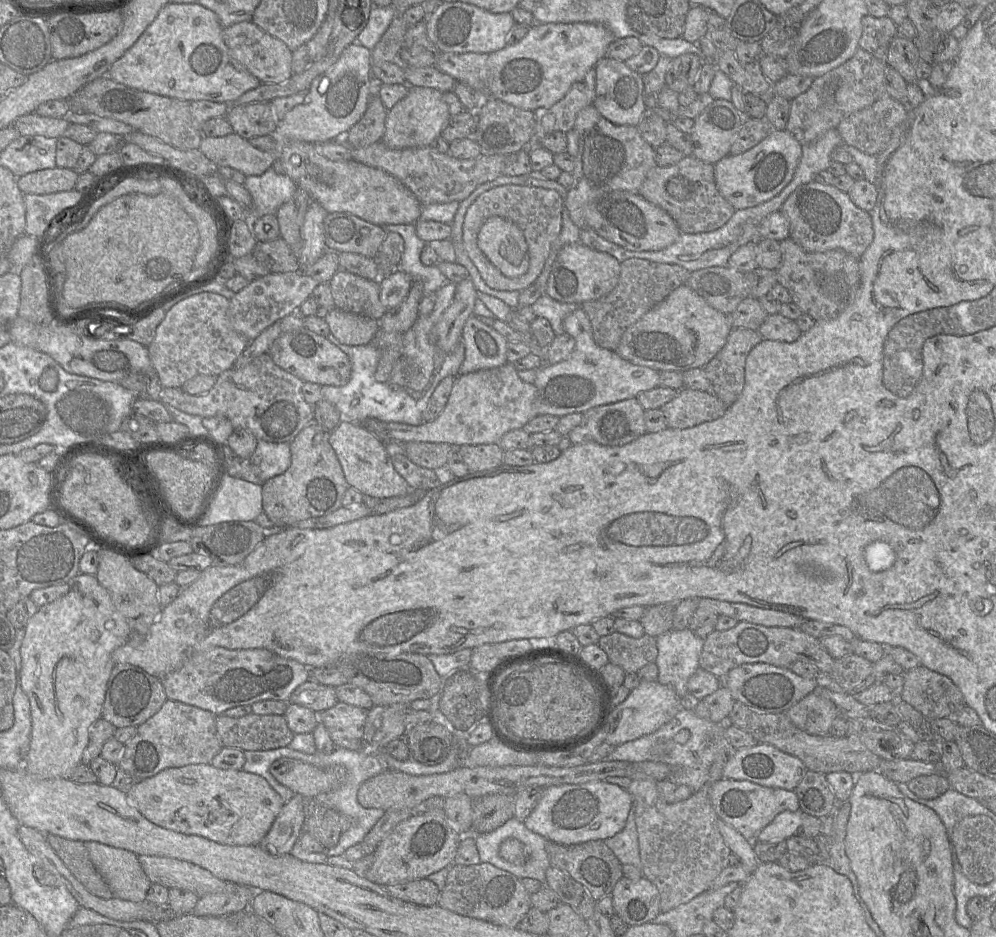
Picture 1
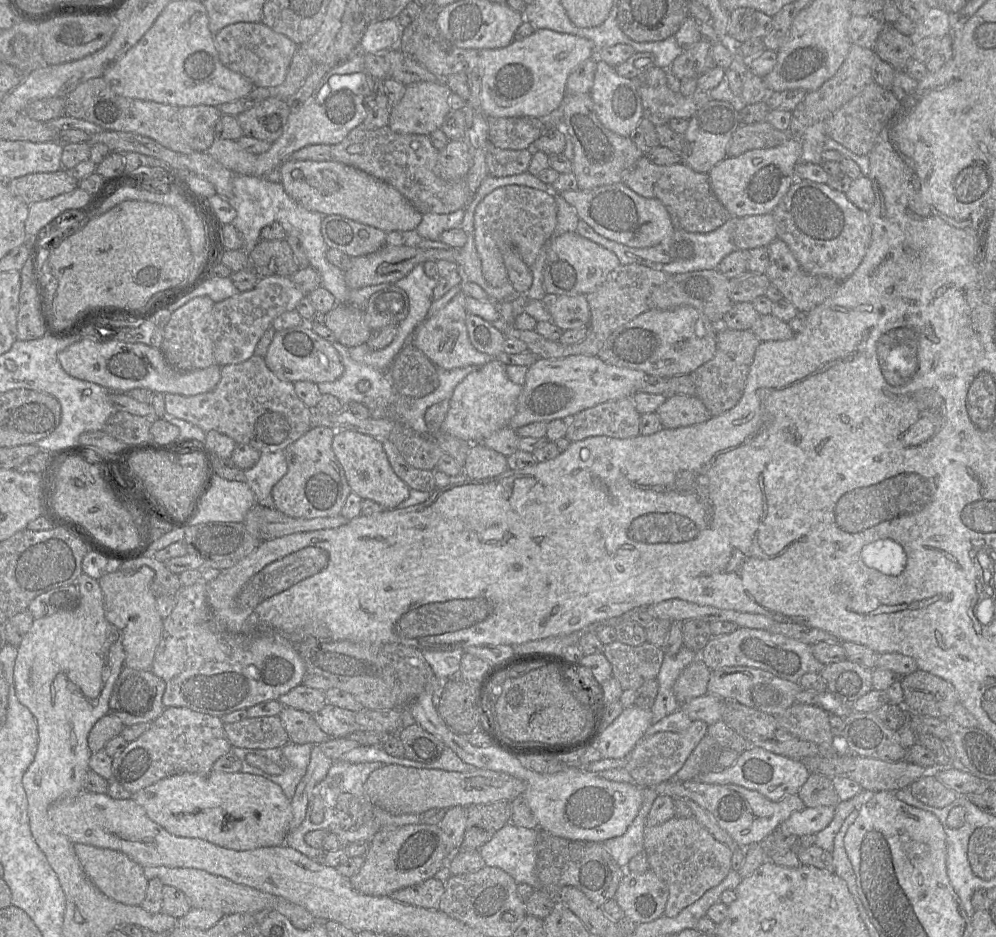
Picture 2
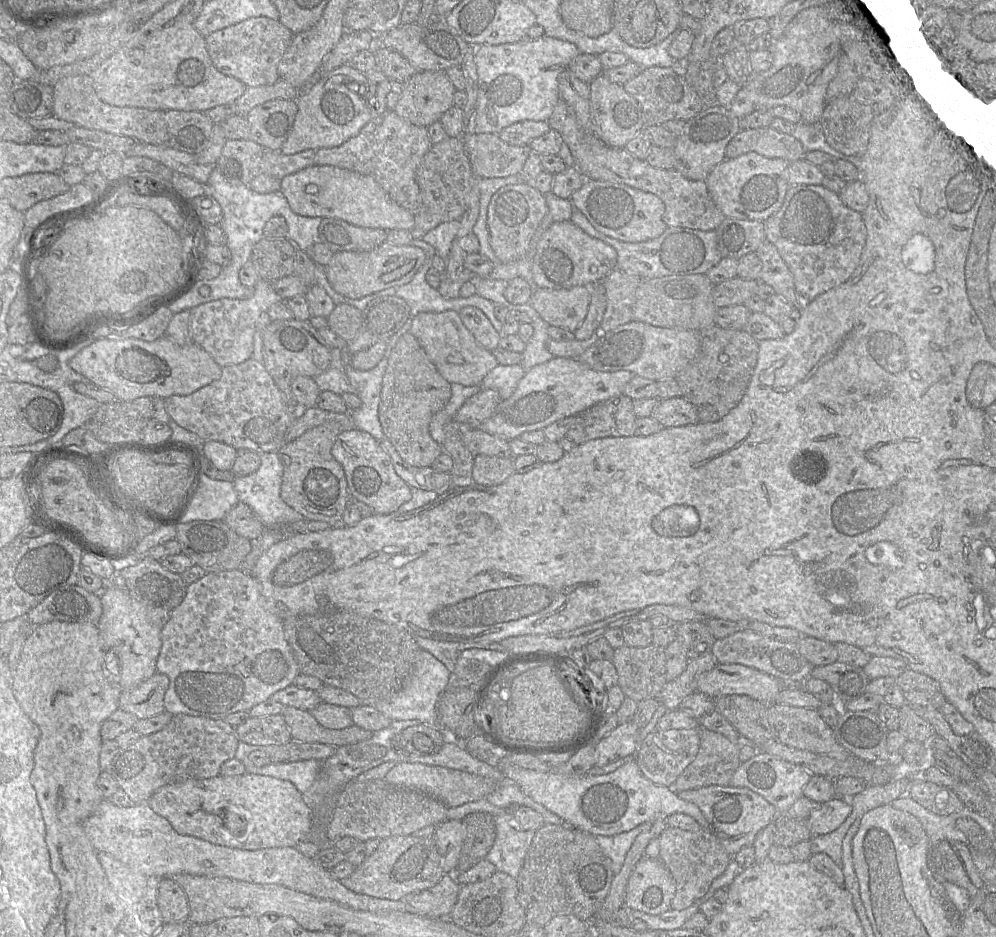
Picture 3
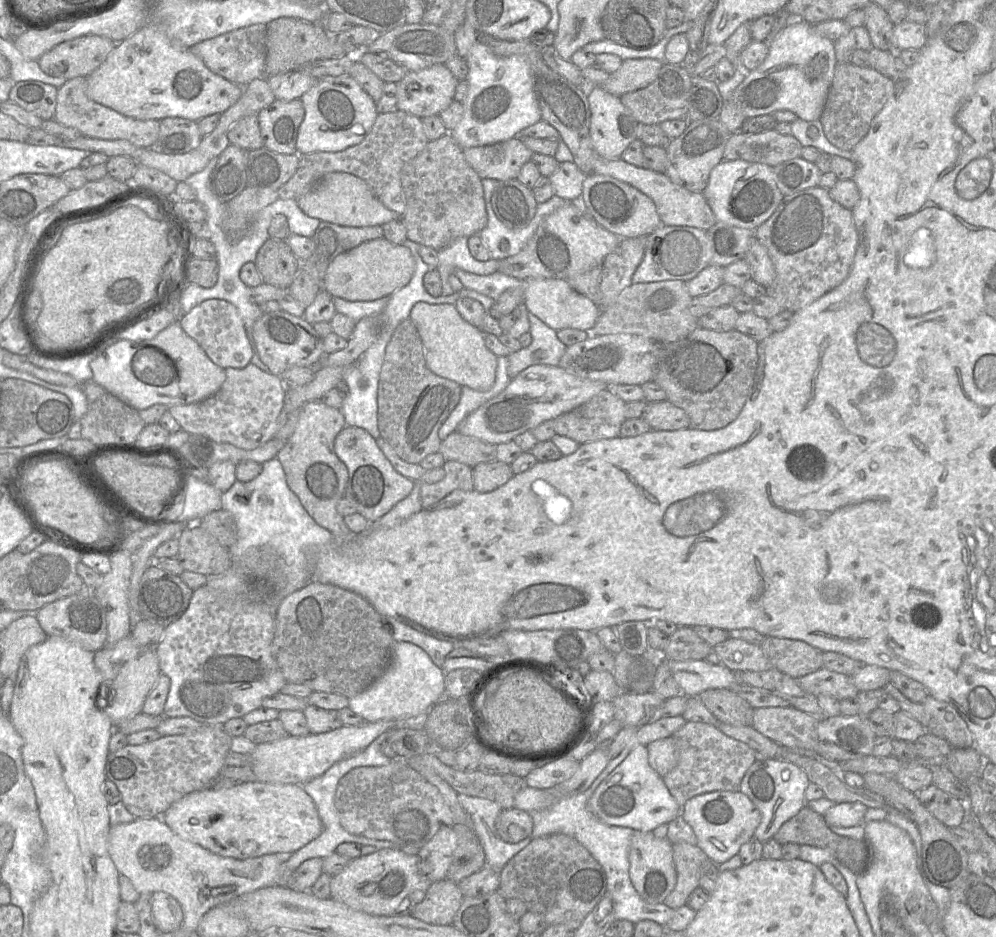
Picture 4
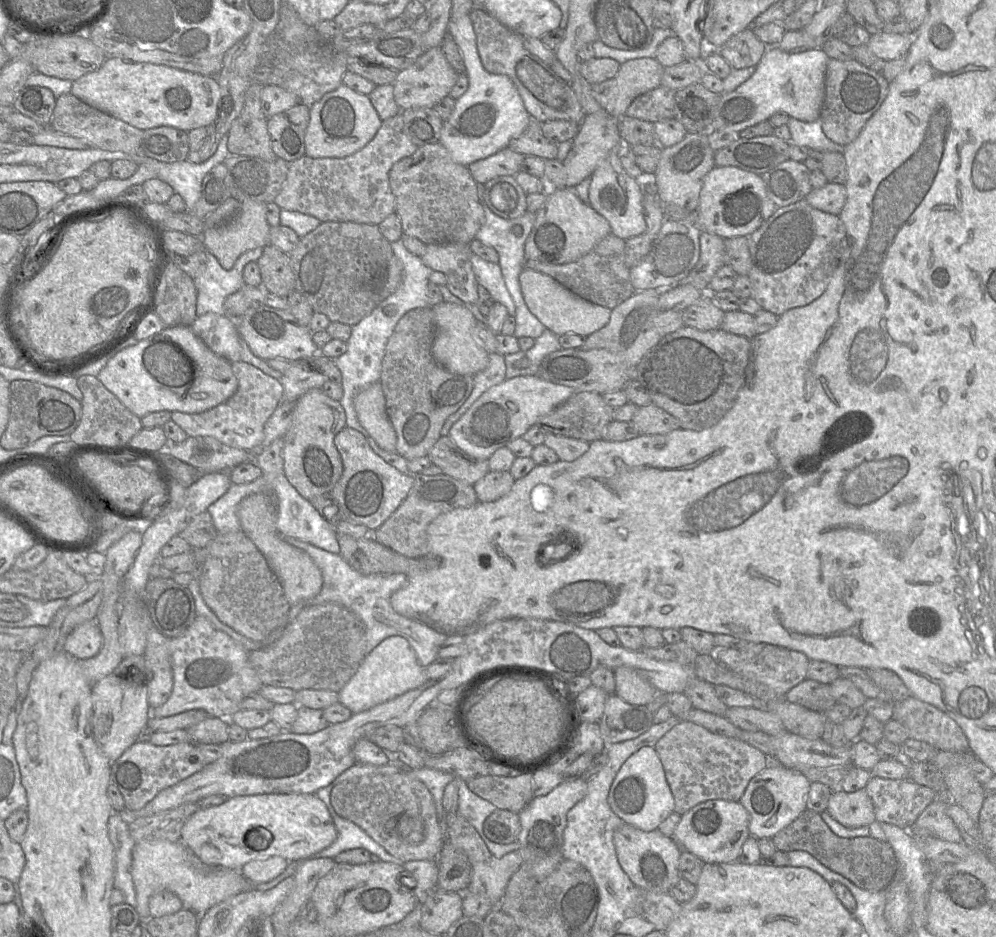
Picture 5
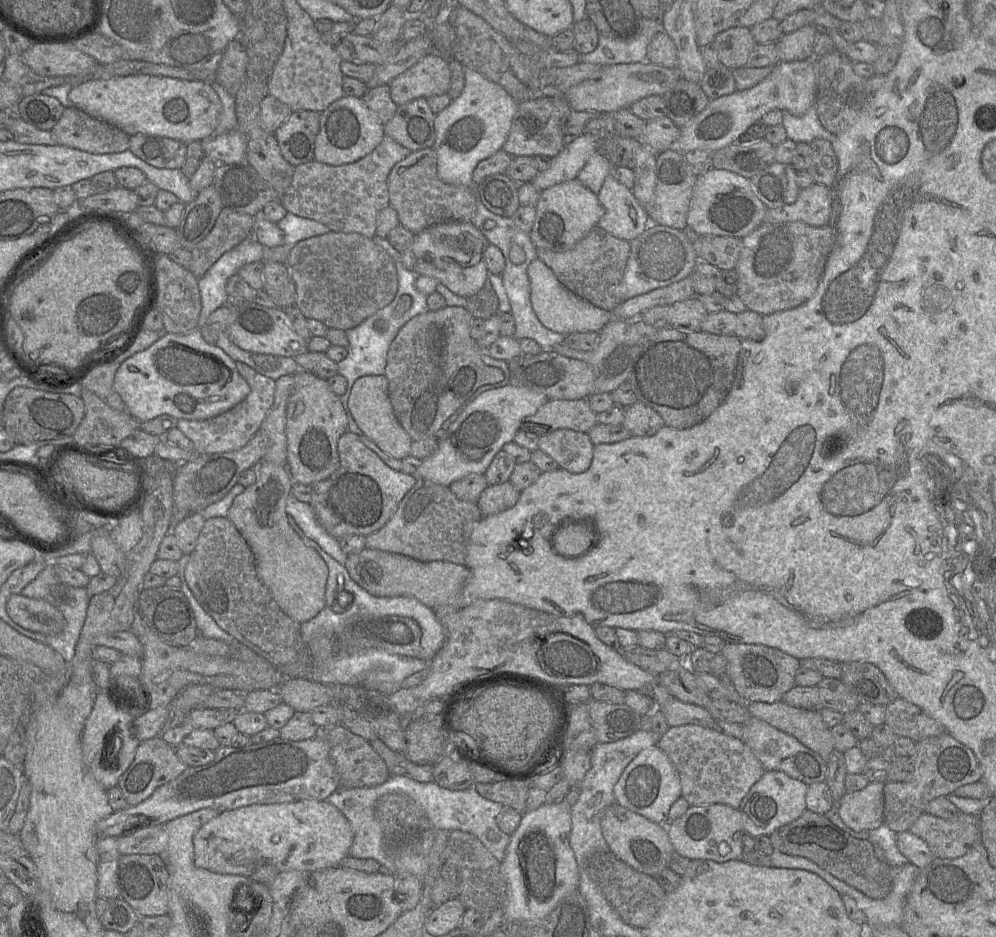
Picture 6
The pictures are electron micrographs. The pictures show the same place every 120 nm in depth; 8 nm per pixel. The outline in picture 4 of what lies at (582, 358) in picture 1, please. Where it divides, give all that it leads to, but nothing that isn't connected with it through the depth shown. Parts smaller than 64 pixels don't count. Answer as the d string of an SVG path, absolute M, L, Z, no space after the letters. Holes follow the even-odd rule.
M533 278L522 281L524 304L528 311L552 329L558 331L573 328L590 332L595 326L601 313L600 308L589 298L575 291L567 280ZM559 365L529 366L511 379L500 394L470 413L457 430L462 434L498 445L577 408L608 388L604 382L577 377Z

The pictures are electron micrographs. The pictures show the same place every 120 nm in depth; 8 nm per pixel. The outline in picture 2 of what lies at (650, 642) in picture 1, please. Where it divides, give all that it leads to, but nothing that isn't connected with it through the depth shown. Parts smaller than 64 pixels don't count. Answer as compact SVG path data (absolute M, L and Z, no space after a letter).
M616 640L604 645L603 654L624 691L638 690L646 681L657 678L665 652L648 641L631 646Z

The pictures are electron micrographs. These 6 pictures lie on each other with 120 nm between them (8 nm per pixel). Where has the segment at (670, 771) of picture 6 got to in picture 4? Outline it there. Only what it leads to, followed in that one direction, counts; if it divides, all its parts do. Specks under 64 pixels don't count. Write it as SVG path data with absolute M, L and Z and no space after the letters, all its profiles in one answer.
M638 745L602 781L587 802L587 809L601 822L611 826L650 832L661 824L682 817L682 808L661 777L649 764L646 746Z

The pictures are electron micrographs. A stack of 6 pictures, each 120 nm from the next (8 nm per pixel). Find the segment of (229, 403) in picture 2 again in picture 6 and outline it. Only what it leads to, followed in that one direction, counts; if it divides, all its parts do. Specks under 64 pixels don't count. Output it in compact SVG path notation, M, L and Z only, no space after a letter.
M235 362L238 372L250 386L250 393L246 398L231 409L208 419L178 419L177 428L193 442L197 455L231 452L244 447L260 429L274 403L275 380L258 373L244 362Z

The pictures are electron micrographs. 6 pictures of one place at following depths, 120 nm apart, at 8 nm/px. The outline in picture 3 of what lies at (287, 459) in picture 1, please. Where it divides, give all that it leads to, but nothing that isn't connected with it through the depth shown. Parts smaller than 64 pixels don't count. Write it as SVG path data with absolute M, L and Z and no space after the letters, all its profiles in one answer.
M266 452L261 454L261 465L255 472L246 476L236 476L233 481L239 501L248 504L267 527L259 538L250 540L252 541L252 549L240 567L241 570L249 574L252 573L256 561L263 553L275 542L290 535L287 530L280 530L279 526L304 519L300 513L287 505L280 496L283 473L283 464L278 452Z

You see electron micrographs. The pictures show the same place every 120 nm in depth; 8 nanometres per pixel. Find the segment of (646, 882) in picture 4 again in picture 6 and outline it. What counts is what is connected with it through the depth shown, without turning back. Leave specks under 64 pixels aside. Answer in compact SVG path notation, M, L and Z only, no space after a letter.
M616 802L603 811L600 825L610 851L636 871L656 877L668 867L670 857L675 850L664 824L654 823Z

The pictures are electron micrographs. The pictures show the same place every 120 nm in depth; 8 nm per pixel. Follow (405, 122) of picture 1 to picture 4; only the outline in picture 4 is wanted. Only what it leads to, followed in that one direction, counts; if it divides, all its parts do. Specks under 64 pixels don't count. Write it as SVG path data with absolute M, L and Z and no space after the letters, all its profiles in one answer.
M445 64L407 71L396 83L397 108L419 118L439 115L454 101L458 82Z

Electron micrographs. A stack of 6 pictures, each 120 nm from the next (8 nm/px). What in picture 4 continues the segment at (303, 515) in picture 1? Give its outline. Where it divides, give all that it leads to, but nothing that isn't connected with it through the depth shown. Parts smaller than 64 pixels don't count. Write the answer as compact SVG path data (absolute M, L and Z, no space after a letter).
M320 400L307 402L300 409L294 432L277 454L289 488L316 523L332 533L335 542L347 542L354 534L337 511L337 505L345 495L348 469L335 453L334 441L345 426L341 409L328 406Z

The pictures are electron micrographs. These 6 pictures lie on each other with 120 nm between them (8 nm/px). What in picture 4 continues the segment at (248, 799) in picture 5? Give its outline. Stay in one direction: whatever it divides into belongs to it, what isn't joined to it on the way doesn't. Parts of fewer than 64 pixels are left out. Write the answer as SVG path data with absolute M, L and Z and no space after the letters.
M260 781L237 783L227 789L214 790L206 787L191 792L174 802L162 814L161 819L182 839L198 844L217 855L236 859L283 852L294 853L317 838L323 831L315 803L302 785Z

